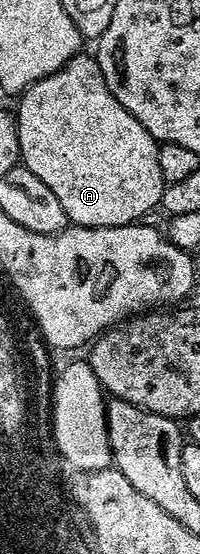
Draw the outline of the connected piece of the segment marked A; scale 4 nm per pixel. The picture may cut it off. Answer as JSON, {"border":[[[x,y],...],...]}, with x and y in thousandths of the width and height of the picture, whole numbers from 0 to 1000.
{"border":[[[370,99],[310,123],[260,134],[240,134],[240,141],[180,148],[160,157],[105,168],[95,181],[110,182],[90,188],[80,215],[90,220],[90,247],[100,249],[105,294],[140,307],[160,307],[160,314],[180,314],[180,321],[200,321],[200,329],[220,329],[220,336],[240,336],[240,343],[260,343],[260,350],[280,350],[300,372],[320,372],[320,386],[355,406],[400,412],[620,408],[625,404],[665,404],[745,392],[730,388],[765,375],[785,377],[805,370],[820,327],[800,314],[795,255],[770,253],[760,242],[740,242],[740,235],[720,235],[720,227],[700,227],[700,220],[680,220],[680,213],[660,213],[660,206],[640,206],[640,199],[620,199],[620,191],[600,191],[600,184],[580,184],[560,162],[540,162],[540,148],[520,148],[520,134],[465,99]]]}

